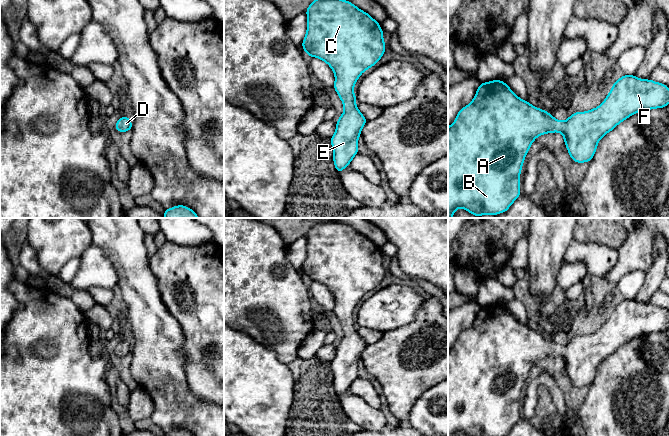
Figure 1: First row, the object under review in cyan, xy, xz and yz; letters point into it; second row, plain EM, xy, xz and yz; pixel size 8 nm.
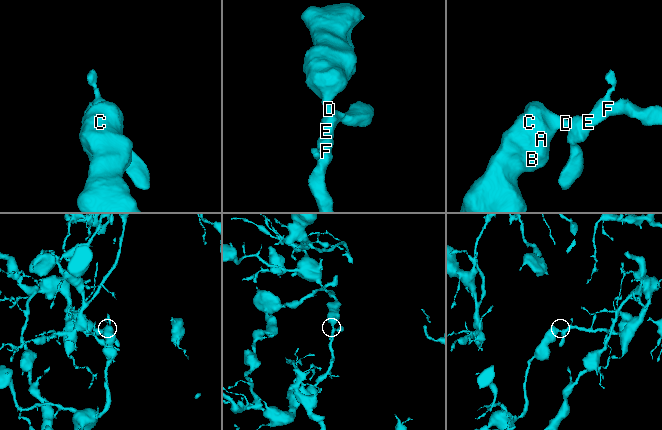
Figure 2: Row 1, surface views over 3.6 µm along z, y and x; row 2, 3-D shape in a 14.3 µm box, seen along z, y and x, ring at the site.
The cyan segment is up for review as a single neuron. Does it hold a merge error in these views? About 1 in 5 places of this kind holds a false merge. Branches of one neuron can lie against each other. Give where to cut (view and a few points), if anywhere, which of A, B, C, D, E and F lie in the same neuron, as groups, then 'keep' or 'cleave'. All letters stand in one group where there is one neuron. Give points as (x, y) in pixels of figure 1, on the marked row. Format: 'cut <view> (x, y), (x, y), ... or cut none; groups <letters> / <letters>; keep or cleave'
cut none; groups A B C D E F; keep

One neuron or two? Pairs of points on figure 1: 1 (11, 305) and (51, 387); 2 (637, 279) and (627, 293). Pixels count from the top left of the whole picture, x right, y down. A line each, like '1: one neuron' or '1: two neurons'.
1: two neurons
2: one neuron

